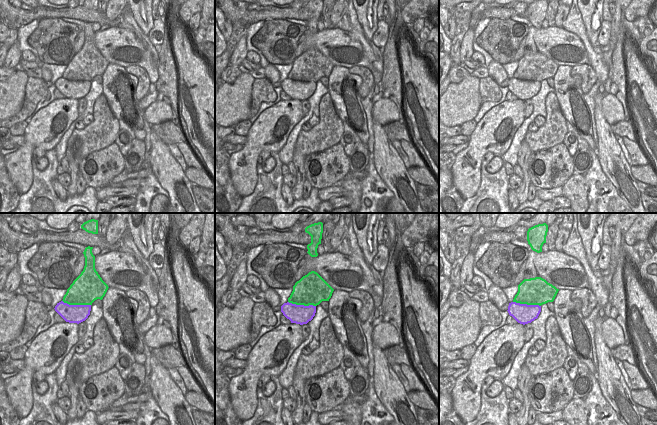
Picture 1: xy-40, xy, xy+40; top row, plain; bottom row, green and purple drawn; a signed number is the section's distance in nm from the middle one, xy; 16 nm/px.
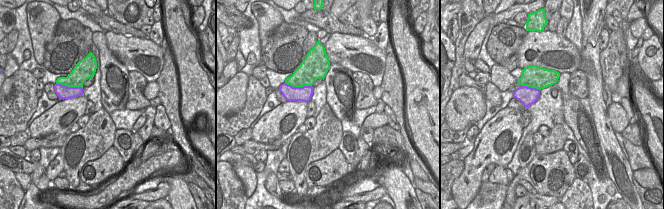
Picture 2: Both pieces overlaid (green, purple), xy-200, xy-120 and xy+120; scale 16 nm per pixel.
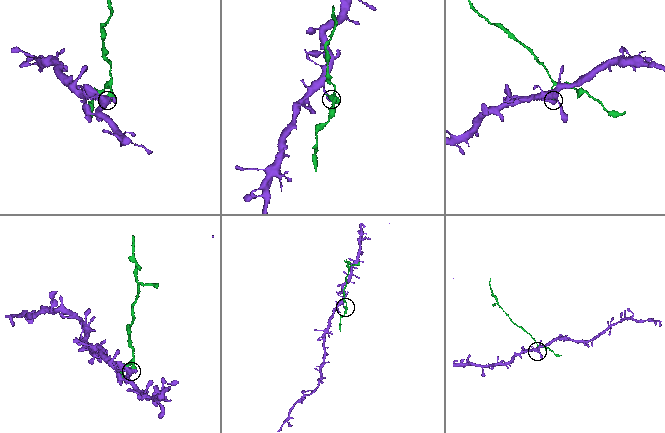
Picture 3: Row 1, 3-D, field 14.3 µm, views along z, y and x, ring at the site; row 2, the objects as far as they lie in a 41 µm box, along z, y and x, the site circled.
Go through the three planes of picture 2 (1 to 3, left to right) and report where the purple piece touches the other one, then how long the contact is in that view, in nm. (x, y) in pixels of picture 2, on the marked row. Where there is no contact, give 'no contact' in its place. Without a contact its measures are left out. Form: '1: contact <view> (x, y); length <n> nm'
1: contact xy-200 (69, 86); length 440 nm
2: contact xy-120 (298, 86); length 440 nm
3: contact xy+120 (530, 86); length 320 nm

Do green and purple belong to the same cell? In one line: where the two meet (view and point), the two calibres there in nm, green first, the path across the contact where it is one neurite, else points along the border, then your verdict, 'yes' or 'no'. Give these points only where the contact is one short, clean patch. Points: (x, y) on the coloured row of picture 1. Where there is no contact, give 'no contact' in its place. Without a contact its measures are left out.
contact xy-40 (76, 304); calibres 440 and 280 nm; no

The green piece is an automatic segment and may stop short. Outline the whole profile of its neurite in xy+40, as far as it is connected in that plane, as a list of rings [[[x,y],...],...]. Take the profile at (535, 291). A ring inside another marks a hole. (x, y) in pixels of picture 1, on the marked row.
[[[541,277],[524,279],[518,285],[513,302],[527,305],[543,305],[553,302],[559,289]]]

